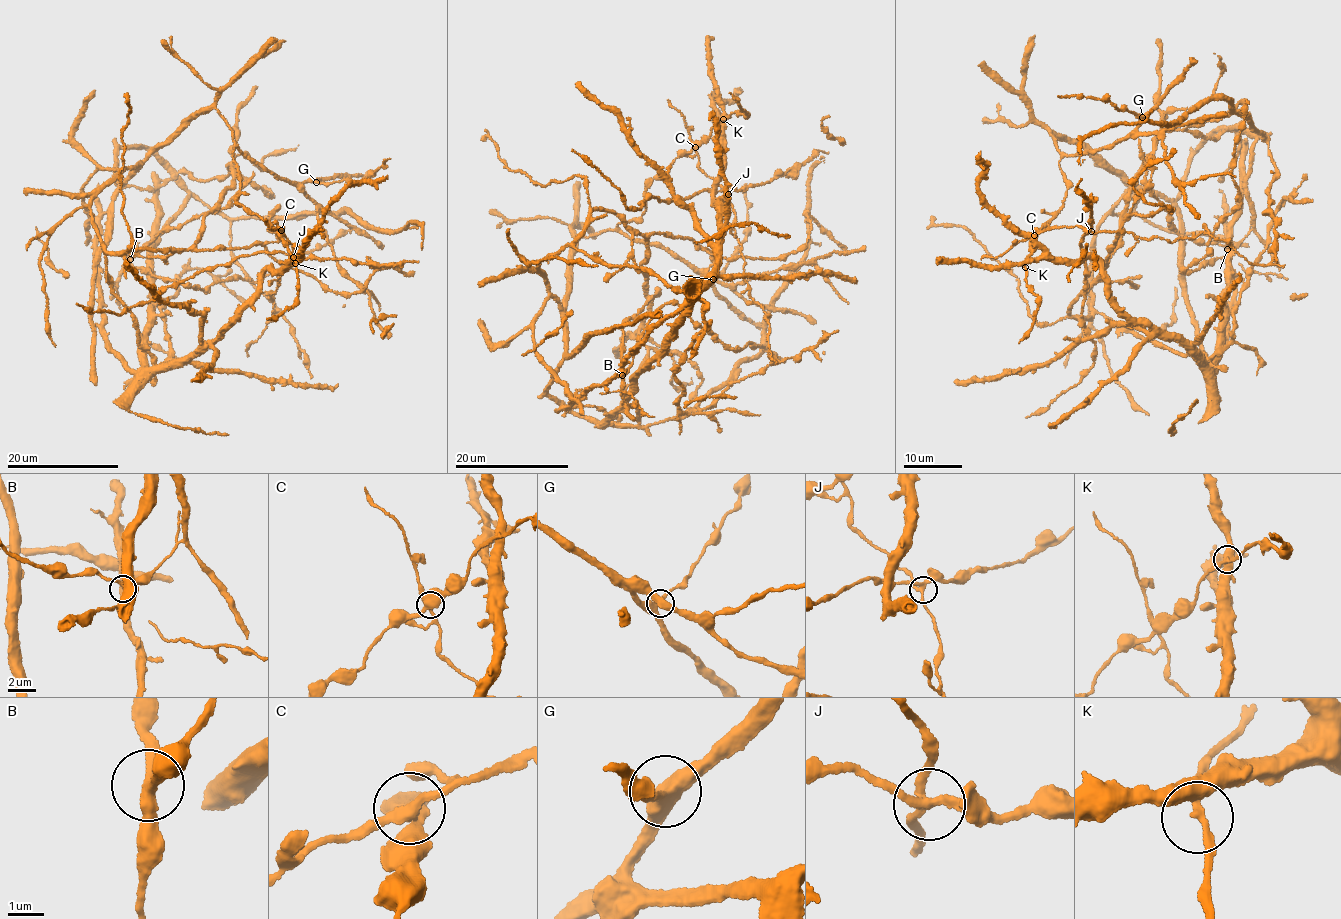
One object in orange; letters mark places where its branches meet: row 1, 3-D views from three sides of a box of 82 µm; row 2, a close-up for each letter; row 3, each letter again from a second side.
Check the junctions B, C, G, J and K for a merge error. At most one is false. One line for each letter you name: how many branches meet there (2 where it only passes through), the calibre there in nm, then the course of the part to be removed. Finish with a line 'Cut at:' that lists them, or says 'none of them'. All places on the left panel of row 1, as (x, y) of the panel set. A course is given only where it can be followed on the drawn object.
Cut at: none of them

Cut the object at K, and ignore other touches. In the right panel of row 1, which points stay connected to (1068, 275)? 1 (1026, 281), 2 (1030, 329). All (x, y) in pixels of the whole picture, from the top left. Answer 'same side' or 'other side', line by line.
1: other side
2: other side

